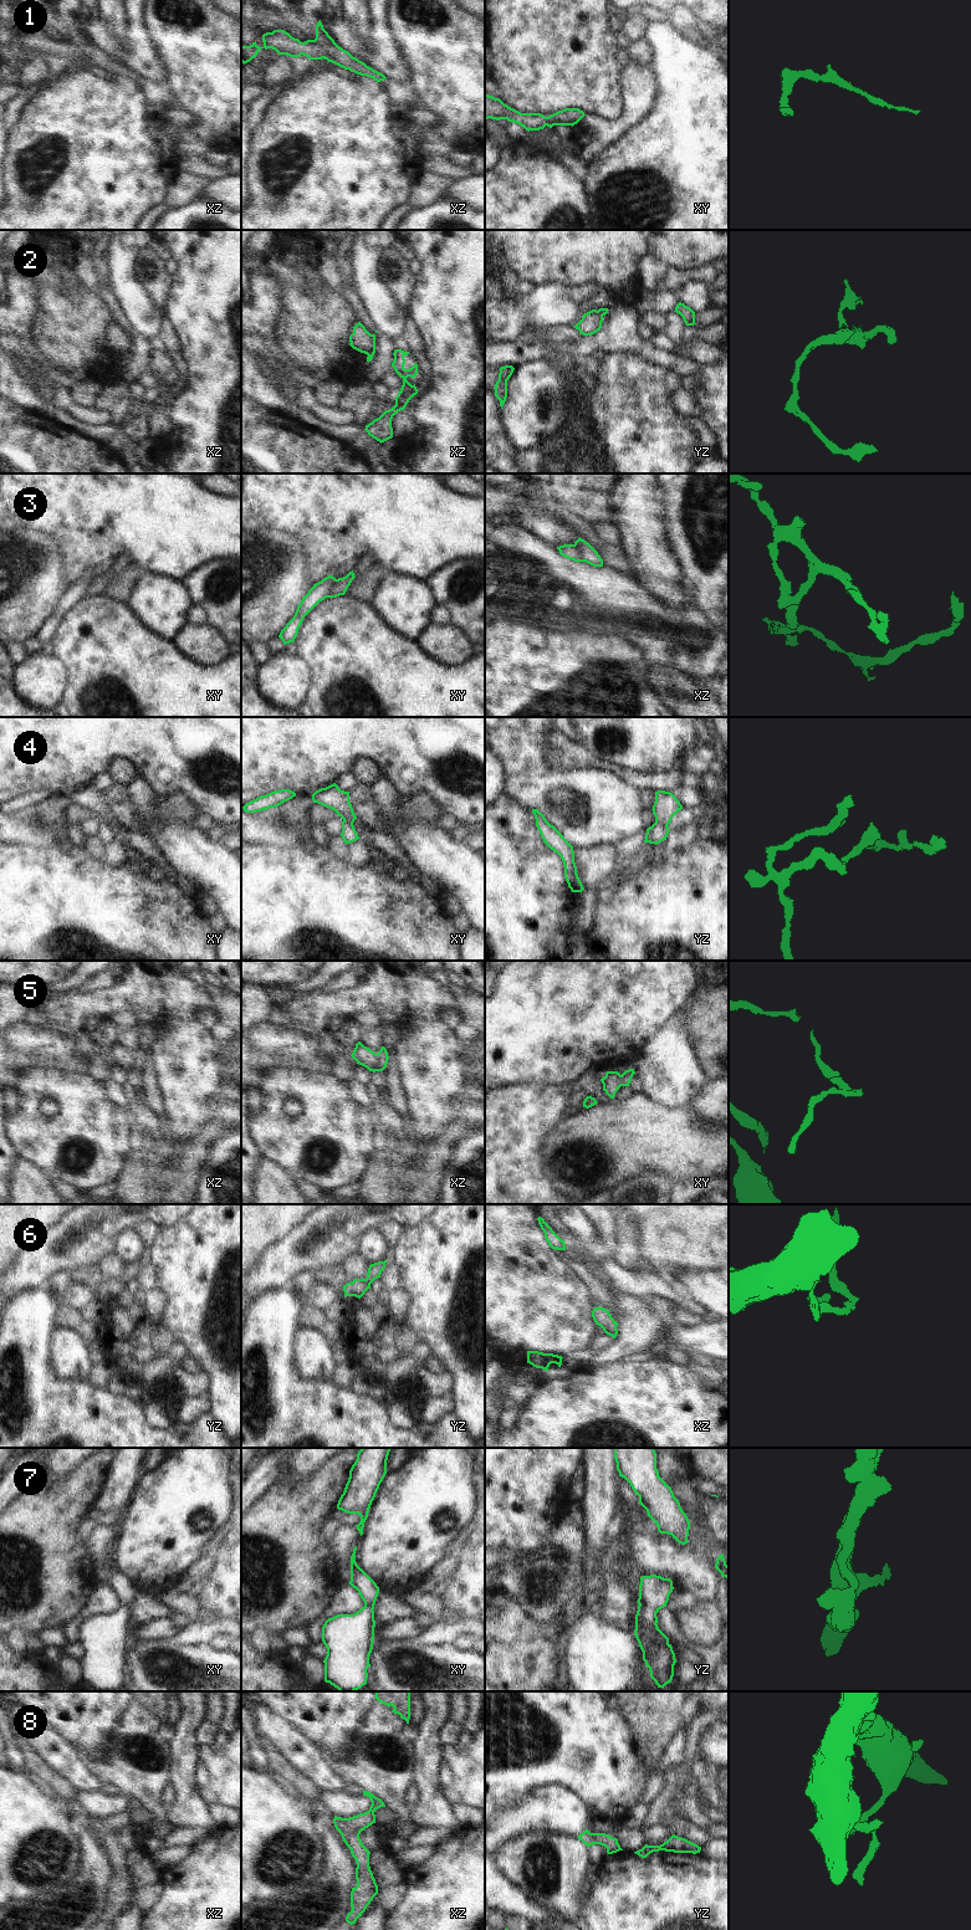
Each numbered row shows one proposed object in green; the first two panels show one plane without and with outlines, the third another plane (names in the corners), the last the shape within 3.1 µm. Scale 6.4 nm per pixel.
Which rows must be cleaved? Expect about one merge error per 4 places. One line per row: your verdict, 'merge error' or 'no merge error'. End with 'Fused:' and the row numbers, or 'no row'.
1: no merge error
2: merge error
3: no merge error
4: no merge error
5: merge error
6: no merge error
7: no merge error
8: no merge error
Fused: 2, 5

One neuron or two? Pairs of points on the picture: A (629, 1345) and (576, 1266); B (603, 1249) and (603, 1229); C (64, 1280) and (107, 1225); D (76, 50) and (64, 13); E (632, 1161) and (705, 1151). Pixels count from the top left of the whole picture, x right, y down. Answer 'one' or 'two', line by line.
A: two
B: one
C: two
D: one
E: one

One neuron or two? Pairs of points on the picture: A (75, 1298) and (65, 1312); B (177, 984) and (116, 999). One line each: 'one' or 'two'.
A: two
B: one

